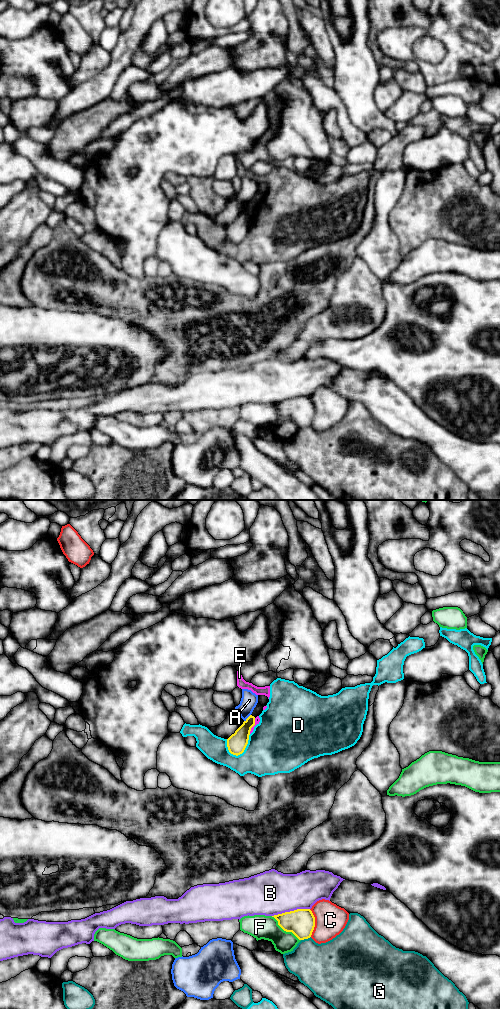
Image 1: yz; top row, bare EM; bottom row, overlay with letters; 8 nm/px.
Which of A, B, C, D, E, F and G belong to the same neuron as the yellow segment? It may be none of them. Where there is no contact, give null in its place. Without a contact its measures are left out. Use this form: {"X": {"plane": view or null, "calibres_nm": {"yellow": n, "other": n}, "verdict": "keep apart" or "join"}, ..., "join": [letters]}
{"A": {"plane": "yz", "calibres_nm": {"yellow": 160, "other": 140}, "verdict": "keep apart"}, "B": {"plane": "yz", "calibres_nm": {"yellow": 220, "other": 360}, "verdict": "keep apart"}, "C": {"plane": "yz", "calibres_nm": {"yellow": 220, "other": 260}, "verdict": "keep apart"}, "D": {"plane": "yz", "calibres_nm": {"yellow": 160, "other": 440}, "verdict": "keep apart"}, "E": {"plane": "yz", "calibres_nm": {"yellow": 160, "other": 50}, "verdict": "keep apart"}, "F": {"plane": "yz", "calibres_nm": {"yellow": 220, "other": 190}, "verdict": "keep apart"}, "G": {"plane": "yz", "calibres_nm": {"yellow": 220, "other": 360}, "verdict": "keep apart"}, "join": []}

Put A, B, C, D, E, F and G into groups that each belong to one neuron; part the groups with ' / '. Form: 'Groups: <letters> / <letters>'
Groups: A / B / C / D E / F / G

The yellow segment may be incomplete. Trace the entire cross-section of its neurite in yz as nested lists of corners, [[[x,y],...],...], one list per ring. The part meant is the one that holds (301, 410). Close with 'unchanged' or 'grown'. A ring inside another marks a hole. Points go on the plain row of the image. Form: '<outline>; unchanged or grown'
[[[297,397],[272,404],[286,420],[292,420],[299,428],[311,425],[315,415],[315,405],[310,397]]]; unchanged

